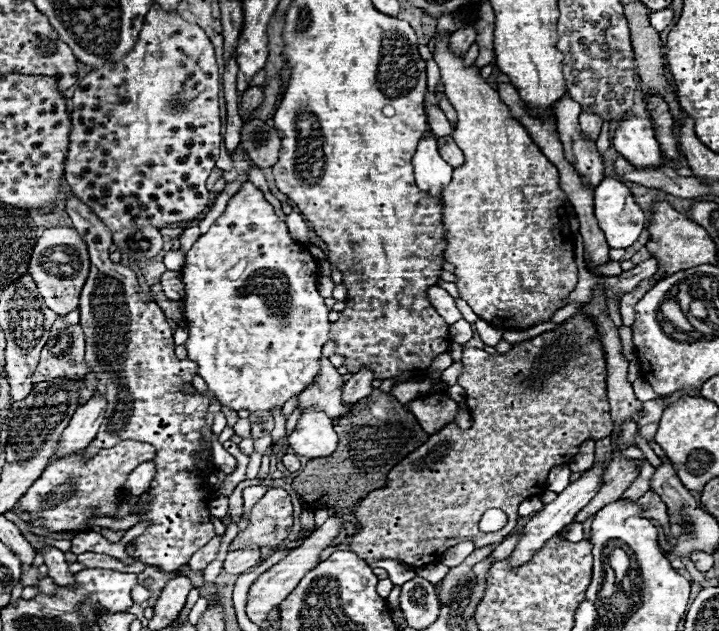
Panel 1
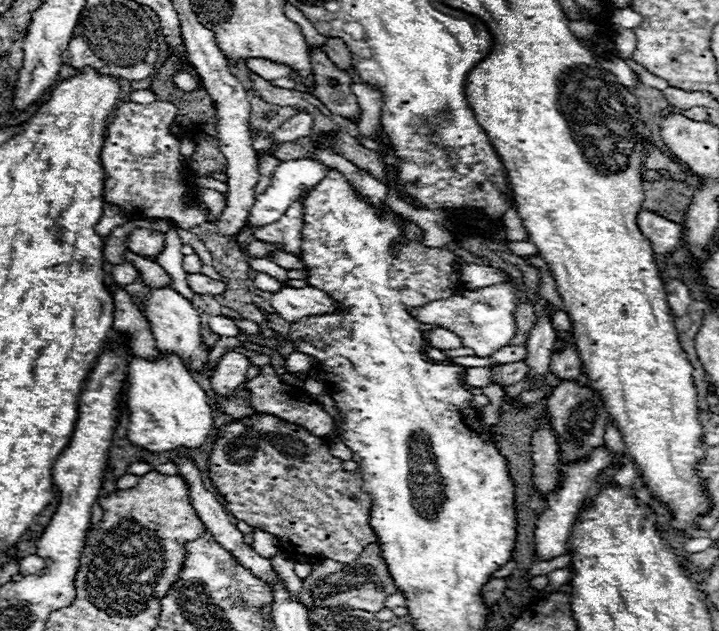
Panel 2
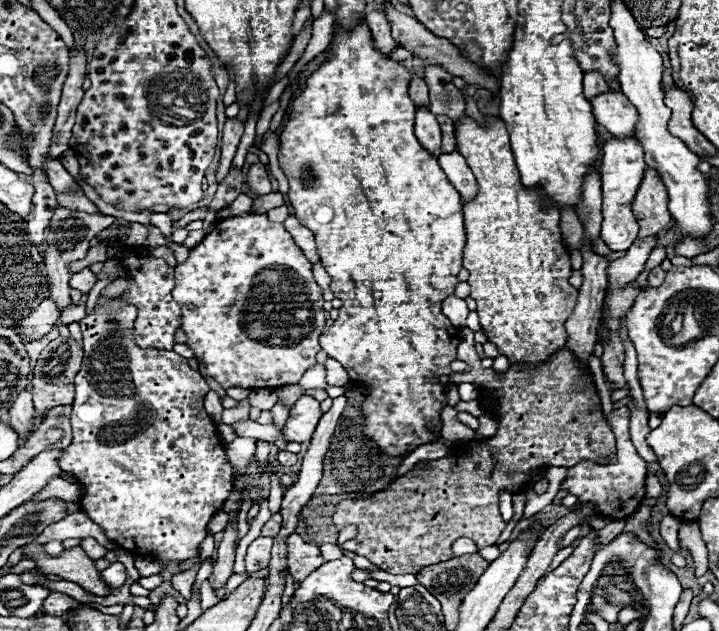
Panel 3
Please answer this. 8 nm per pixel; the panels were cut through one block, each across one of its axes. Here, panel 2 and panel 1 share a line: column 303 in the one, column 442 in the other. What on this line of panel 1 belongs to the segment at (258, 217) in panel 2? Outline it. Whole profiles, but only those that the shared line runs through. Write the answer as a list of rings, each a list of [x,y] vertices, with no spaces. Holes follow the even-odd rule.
[[[422,138],[418,144],[418,150],[412,158],[414,164],[414,174],[416,174],[416,184],[422,192],[428,192],[434,198],[442,196],[442,190],[450,184],[452,180],[452,166],[446,164],[436,146],[436,138]]]

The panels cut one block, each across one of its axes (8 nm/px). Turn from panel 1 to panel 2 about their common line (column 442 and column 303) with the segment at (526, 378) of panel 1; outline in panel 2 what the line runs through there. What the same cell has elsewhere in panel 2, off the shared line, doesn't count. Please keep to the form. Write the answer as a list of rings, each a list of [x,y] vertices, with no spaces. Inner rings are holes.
[[[264,412],[226,422],[218,428],[214,438],[214,448],[208,458],[208,474],[226,498],[226,508],[234,518],[244,520],[250,526],[266,528],[280,540],[282,546],[296,546],[292,550],[298,554],[320,554],[322,558],[350,564],[358,558],[364,546],[378,542],[374,530],[370,528],[372,498],[364,492],[362,476],[358,472],[344,470],[342,460],[330,454],[328,442],[298,424]]]

